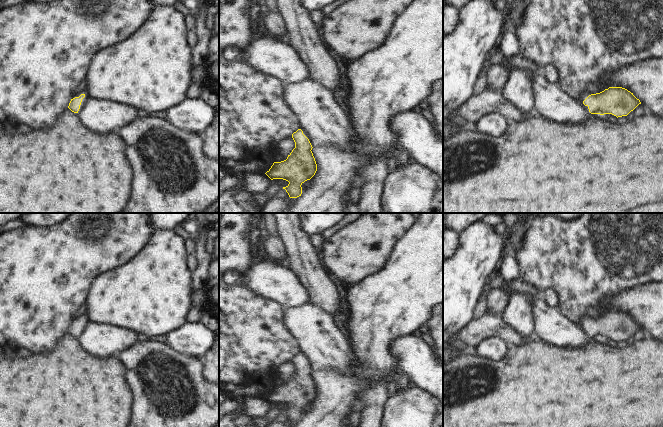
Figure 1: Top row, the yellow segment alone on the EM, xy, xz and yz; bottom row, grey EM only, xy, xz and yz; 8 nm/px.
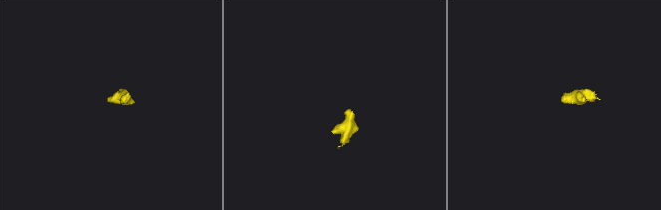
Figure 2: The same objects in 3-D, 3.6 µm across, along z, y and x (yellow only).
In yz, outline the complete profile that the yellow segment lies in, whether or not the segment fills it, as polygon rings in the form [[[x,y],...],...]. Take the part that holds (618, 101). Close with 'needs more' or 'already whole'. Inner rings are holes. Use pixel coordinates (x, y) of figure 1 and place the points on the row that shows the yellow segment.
[[[609,87],[600,93],[589,95],[583,104],[591,114],[612,114],[618,118],[627,116],[641,102],[625,88]]]; already whole

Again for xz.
[[[298,129],[292,134],[295,148],[288,155],[287,159],[281,162],[274,162],[271,168],[265,173],[271,180],[283,179],[289,182],[283,189],[289,195],[286,200],[272,198],[261,208],[261,213],[282,213],[287,209],[290,202],[294,202],[302,194],[301,185],[310,180],[317,171],[317,164],[312,153],[312,145],[309,139]]]; needs more

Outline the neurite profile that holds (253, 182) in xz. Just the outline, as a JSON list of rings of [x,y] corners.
[[[249,173],[245,176],[244,182],[239,191],[246,193],[260,193],[267,189],[271,179],[265,173]]]

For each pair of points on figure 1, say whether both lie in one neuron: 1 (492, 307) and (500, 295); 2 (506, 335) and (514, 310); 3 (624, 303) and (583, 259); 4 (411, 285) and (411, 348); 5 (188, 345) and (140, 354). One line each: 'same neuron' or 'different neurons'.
1: same neuron
2: different neurons
3: different neurons
4: different neurons
5: different neurons

